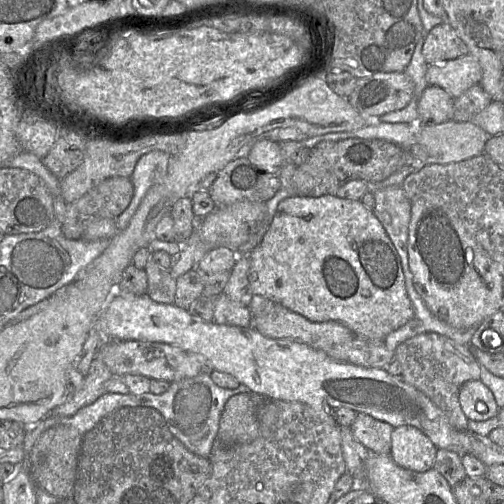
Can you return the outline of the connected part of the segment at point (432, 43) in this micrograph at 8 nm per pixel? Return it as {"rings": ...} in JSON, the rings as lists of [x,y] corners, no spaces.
{"rings":[[[443,22],[425,34],[422,54],[429,66],[468,54],[468,49],[452,26]]]}

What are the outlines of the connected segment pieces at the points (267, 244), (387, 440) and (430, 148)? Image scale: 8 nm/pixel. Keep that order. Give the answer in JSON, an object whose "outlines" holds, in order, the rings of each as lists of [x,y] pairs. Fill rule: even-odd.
{"outlines":[[[[330,194],[319,197],[300,195],[286,197],[278,203],[275,214],[262,240],[248,253],[247,257],[250,261],[248,281],[251,292],[254,295],[268,298],[311,322],[336,321],[360,338],[372,342],[381,342],[390,332],[405,325],[414,316],[413,306],[406,291],[400,256],[374,212],[366,207],[361,200],[340,198]]],[[[357,414],[349,427],[353,437],[371,453],[389,454],[394,428],[365,414]]],[[[450,119],[440,124],[421,124],[418,144],[427,152],[429,163],[447,164],[483,154],[488,138],[489,135],[473,122]]]]}

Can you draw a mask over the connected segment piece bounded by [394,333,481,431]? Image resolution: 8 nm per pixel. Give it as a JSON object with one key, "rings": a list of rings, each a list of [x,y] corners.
{"rings":[[[422,333],[398,345],[394,358],[401,365],[402,380],[424,393],[446,414],[455,429],[467,431],[468,418],[460,407],[459,389],[467,381],[480,380],[481,374],[480,364],[472,355],[469,345],[458,344],[436,333]]]}

